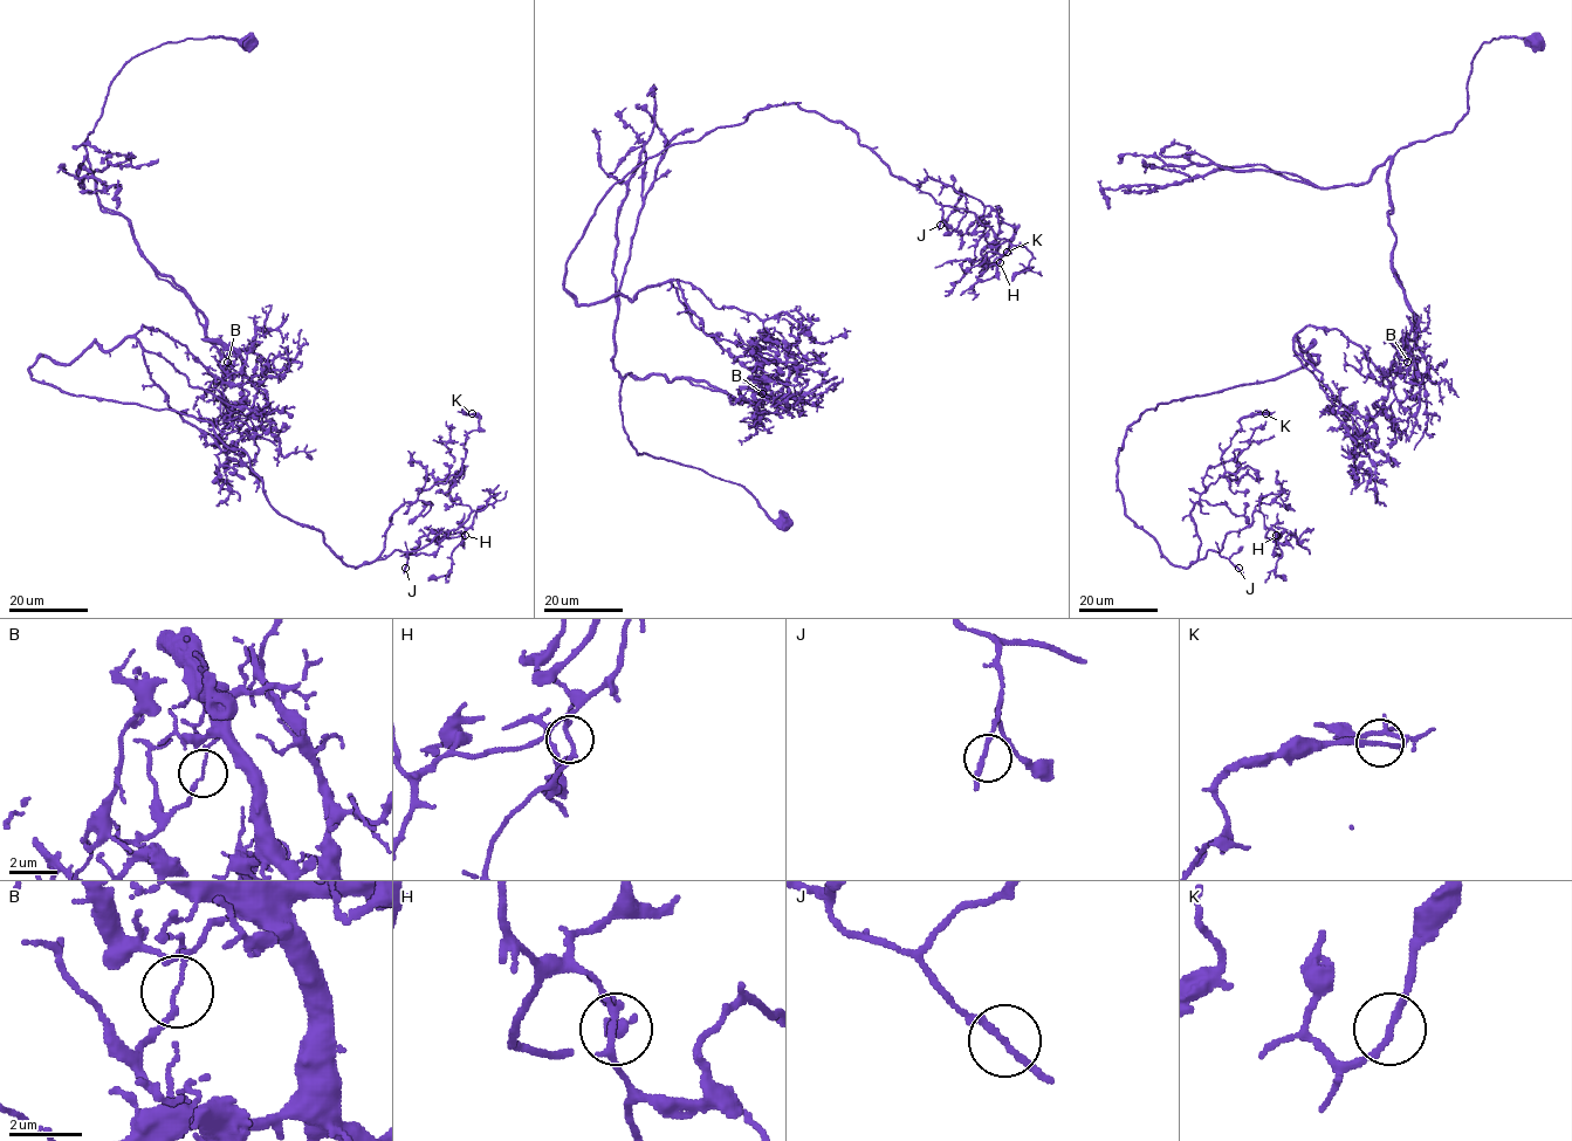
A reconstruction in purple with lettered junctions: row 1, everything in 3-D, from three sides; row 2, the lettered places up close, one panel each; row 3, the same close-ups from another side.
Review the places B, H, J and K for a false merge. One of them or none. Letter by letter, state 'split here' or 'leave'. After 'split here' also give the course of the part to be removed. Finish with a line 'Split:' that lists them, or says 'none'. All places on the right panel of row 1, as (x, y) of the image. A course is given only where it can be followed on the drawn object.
B: split here; foreign part runs (1407, 362), (1391, 383), (1305, 327), (1317, 363), (1140, 413), (1117, 489), (1174, 565), (1255, 411)
H: leave
J: leave
K: leave
Split: B

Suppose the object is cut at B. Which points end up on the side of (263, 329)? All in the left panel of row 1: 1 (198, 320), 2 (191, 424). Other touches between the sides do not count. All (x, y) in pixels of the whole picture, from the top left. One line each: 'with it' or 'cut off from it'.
1: with it
2: cut off from it

